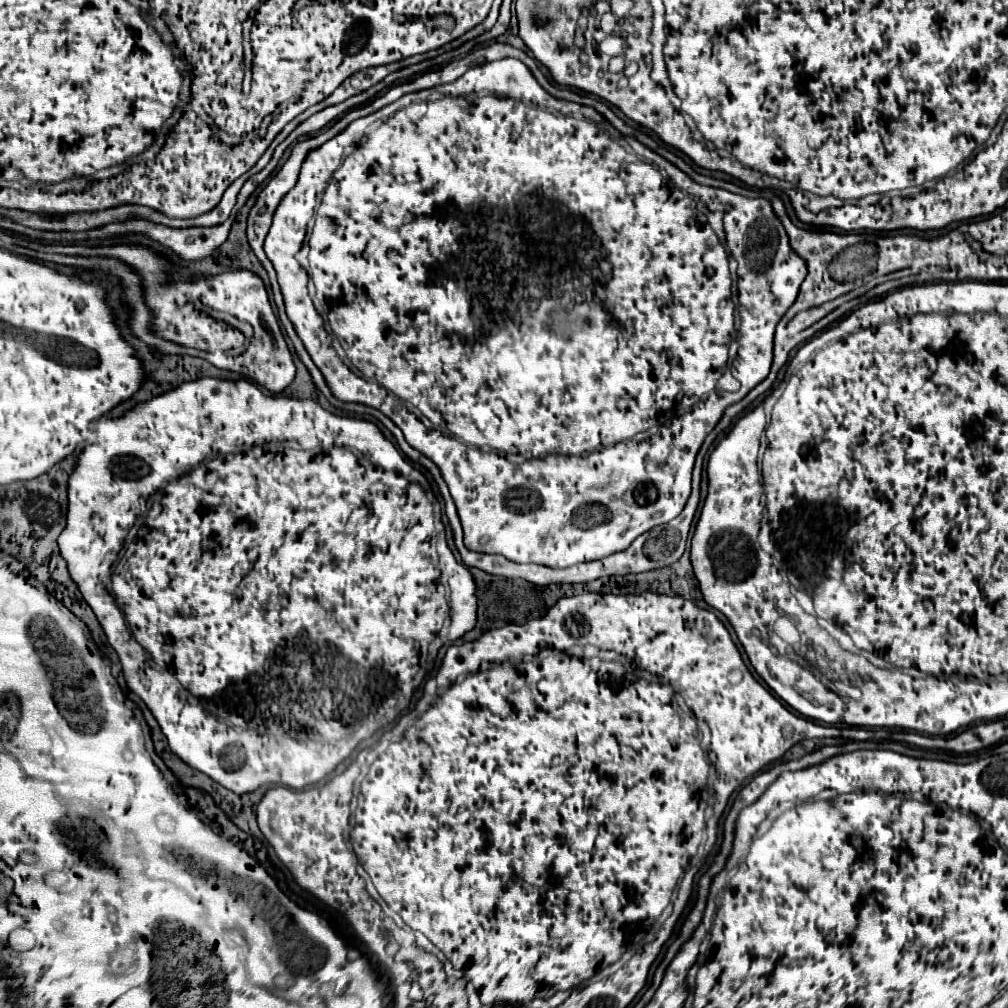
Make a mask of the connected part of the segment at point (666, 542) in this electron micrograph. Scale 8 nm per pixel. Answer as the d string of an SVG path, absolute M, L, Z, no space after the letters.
M388 419L386 421L386 427L394 433L394 437L396 437L396 441L398 441L398 447L402 449L402 453L406 455L406 457L410 457L414 463L420 463L420 465L424 465L432 475L434 475L434 481L438 483L438 487L440 487L440 495L444 497L444 503L446 503L446 515L448 515L448 521L450 521L450 527L452 527L452 533L454 533L454 541L456 541L456 547L458 547L458 551L460 551L460 557L462 557L462 561L464 561L464 565L466 567L476 567L476 569L482 569L482 571L486 571L486 573L490 573L490 575L500 575L500 577L508 577L508 579L514 579L514 577L520 577L520 579L526 579L526 581L530 581L530 583L534 583L534 585L550 585L550 583L588 583L588 581L594 581L594 579L600 579L600 577L606 577L606 575L628 575L628 573L644 573L644 571L650 571L650 569L658 569L658 567L668 567L668 565L672 565L672 563L676 563L680 557L682 557L682 553L684 553L684 547L686 547L686 541L688 541L688 531L690 531L690 523L692 523L692 517L694 517L694 511L696 511L696 507L698 507L698 491L700 491L700 477L698 477L698 473L694 473L694 489L692 489L692 493L690 493L690 497L688 497L688 503L686 503L686 507L682 509L682 513L676 517L676 519L672 519L670 523L666 523L666 525L662 525L662 527L654 527L654 529L650 529L650 531L646 531L646 533L642 533L628 549L624 549L624 551L620 551L620 553L614 553L614 555L610 555L610 557L604 557L604 559L600 559L600 561L590 561L590 563L578 563L578 565L572 565L572 567L568 567L568 569L552 569L552 567L546 567L546 565L518 565L518 563L512 563L512 561L508 561L506 557L502 557L502 555L488 555L488 553L476 553L476 551L470 551L470 549L466 549L464 547L464 543L462 543L462 527L460 527L460 519L458 519L458 513L456 513L456 507L454 507L454 501L452 501L452 497L450 497L450 493L448 493L448 487L446 487L446 483L444 483L444 479L442 479L442 473L440 473L440 469L428 459L428 457L424 457L420 451L416 451L414 447L410 447L408 443L406 443L406 439L404 439L404 435L402 435L402 431Z

